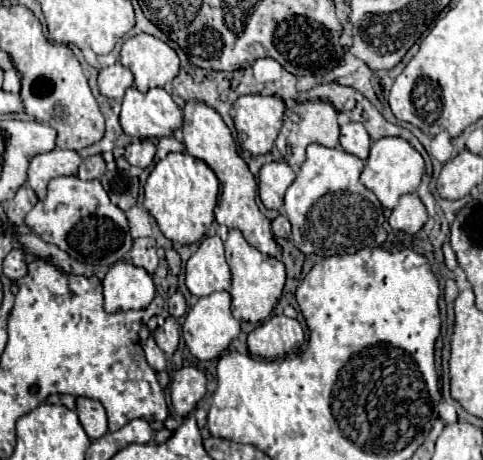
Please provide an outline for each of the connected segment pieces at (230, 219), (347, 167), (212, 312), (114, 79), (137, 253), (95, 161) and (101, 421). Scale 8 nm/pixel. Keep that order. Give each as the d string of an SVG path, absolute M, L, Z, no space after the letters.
M185 102L183 106L183 144L187 154L191 154L193 158L199 158L203 162L209 164L209 168L217 174L219 184L221 184L221 194L217 200L217 206L214 208L214 216L219 224L225 224L229 230L239 230L243 234L243 238L255 246L259 252L277 258L281 254L281 246L275 242L275 236L271 232L271 222L267 220L267 216L259 210L257 202L255 202L255 178L251 174L251 170L247 168L245 160L237 154L237 146L235 140L231 136L231 130L225 126L225 122L221 120L221 116L209 108L207 104L201 102Z
M321 144L307 148L307 160L285 194L285 212L293 226L293 242L303 254L327 258L335 254L355 254L375 244L385 216L377 196L359 182L361 170L363 160L341 148Z
M213 292L205 298L199 298L197 304L189 308L183 320L185 344L197 360L217 358L231 344L231 340L239 336L239 332L241 332L241 324L231 314L231 294L229 292Z
M115 62L113 66L107 66L99 72L97 84L99 84L99 90L103 96L113 98L113 100L121 100L125 90L129 86L133 86L133 74L121 62Z
M137 238L133 240L133 248L129 252L131 262L135 266L145 268L149 274L155 272L157 268L157 246L155 246L155 238Z
M89 156L81 162L79 166L79 178L81 180L93 180L93 178L101 178L105 174L105 162L101 156Z
M77 396L75 412L91 440L97 440L107 432L107 416L105 416L105 408L101 406L101 402L85 398L85 396Z

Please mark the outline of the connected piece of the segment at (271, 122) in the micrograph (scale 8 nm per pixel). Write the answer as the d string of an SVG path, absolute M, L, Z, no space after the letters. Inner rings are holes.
M247 94L239 96L233 108L239 146L251 154L271 152L281 128L285 102L279 96Z

